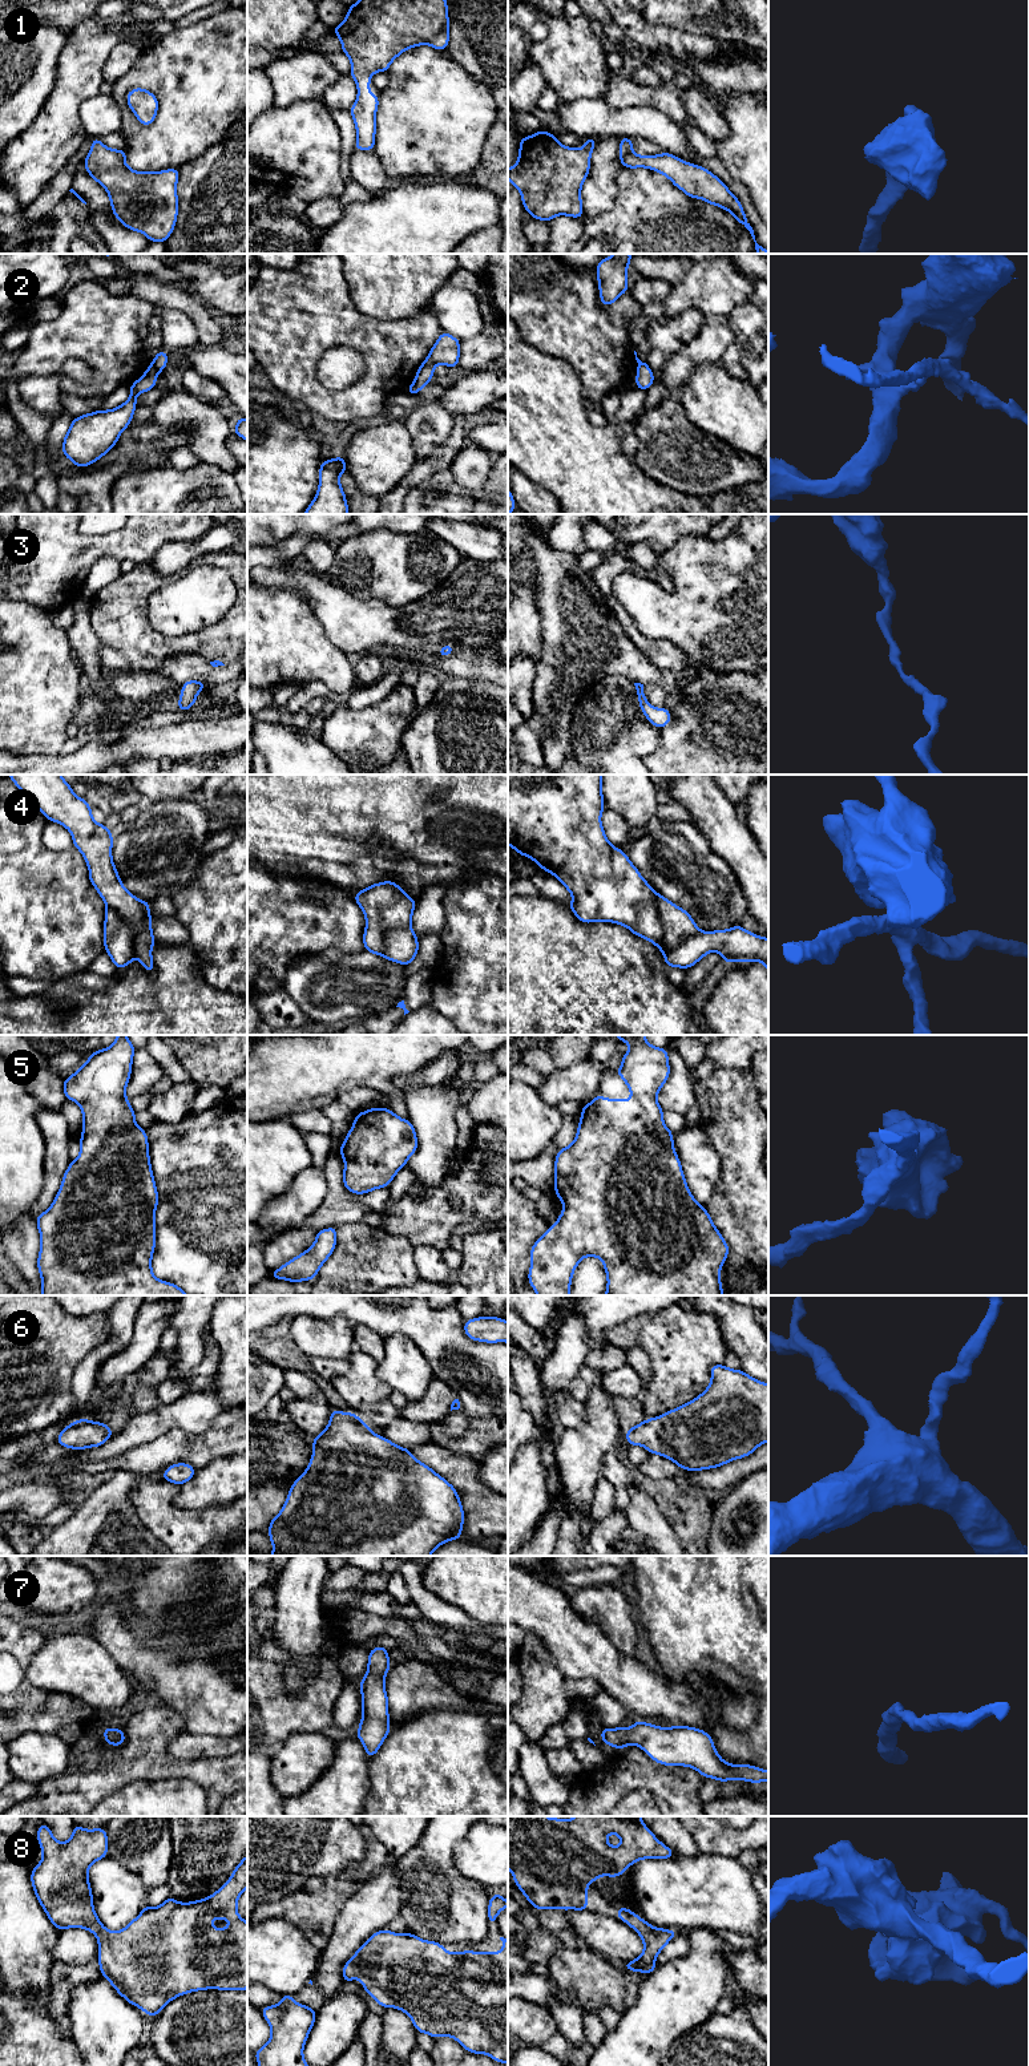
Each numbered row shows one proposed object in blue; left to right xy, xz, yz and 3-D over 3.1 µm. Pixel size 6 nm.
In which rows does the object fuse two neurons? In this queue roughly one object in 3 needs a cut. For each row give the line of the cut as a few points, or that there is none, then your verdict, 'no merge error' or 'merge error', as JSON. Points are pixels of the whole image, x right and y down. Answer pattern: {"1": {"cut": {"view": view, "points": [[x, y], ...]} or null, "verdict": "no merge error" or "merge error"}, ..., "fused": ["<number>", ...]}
{"1": {"cut": null, "verdict": "no merge error"}, "2": {"cut": {"view": "xy", "points": [[152, 363], [158, 371]]}, "verdict": "merge error"}, "3": {"cut": null, "verdict": "no merge error"}, "4": {"cut": {"view": "yz", "points": [[656, 893], [656, 910], [662, 928], [661, 949]]}, "verdict": "merge error"}, "5": {"cut": null, "verdict": "no merge error"}, "6": {"cut": null, "verdict": "no merge error"}, "7": {"cut": null, "verdict": "no merge error"}, "8": {"cut": null, "verdict": "no merge error"}, "fused": ["2", "4"]}

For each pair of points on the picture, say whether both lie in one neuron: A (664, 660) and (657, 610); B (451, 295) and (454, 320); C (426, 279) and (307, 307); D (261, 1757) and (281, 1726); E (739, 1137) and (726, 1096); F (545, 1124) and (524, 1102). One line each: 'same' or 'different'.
A: different
B: same
C: different
D: different
E: same
F: same

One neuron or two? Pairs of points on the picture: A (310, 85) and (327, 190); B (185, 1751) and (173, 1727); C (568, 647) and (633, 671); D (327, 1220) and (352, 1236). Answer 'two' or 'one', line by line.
A: two
B: two
C: one
D: two

